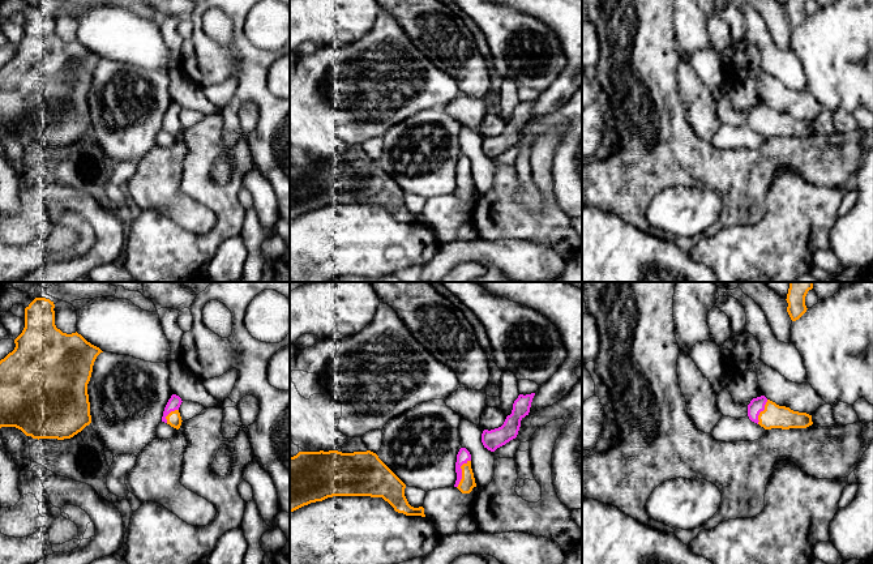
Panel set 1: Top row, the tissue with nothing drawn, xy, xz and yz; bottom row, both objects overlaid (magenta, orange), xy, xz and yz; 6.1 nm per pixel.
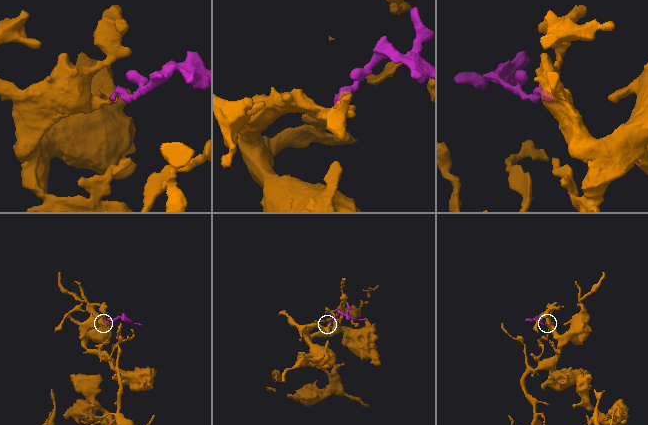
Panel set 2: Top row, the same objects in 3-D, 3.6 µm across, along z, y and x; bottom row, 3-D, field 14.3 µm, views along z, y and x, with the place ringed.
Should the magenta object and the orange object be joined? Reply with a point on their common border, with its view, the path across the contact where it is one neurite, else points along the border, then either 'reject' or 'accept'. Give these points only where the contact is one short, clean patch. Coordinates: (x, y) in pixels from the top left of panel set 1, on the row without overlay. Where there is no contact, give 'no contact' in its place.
xz (461, 180) | across xz (463, 162), (461, 180), (467, 189) | accept

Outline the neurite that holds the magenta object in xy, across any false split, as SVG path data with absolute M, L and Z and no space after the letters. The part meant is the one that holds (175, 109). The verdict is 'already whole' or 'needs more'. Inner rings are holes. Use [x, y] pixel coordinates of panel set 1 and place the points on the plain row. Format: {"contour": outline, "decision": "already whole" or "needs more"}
{"contour": "M172 102L171 106L168 107L164 119L163 119L163 124L162 124L162 129L170 132L171 134L179 137L181 133L181 124L179 120L179 115L181 112L181 106L176 102Z", "decision": "needs more"}

